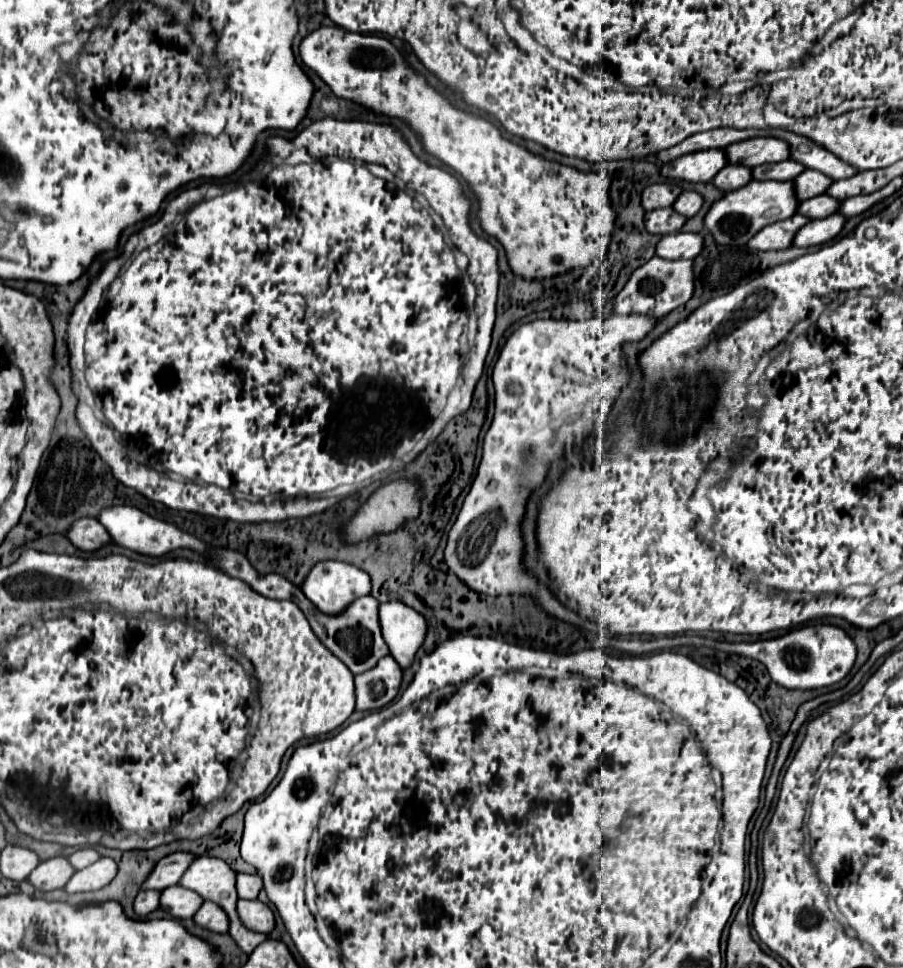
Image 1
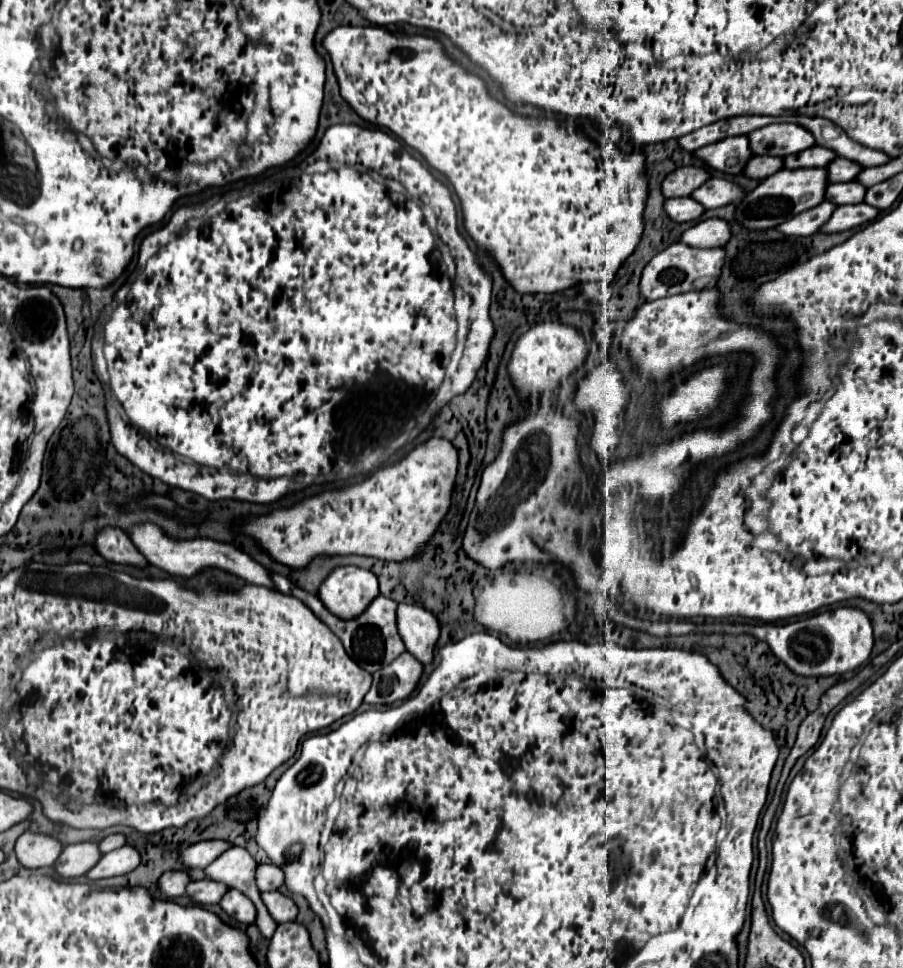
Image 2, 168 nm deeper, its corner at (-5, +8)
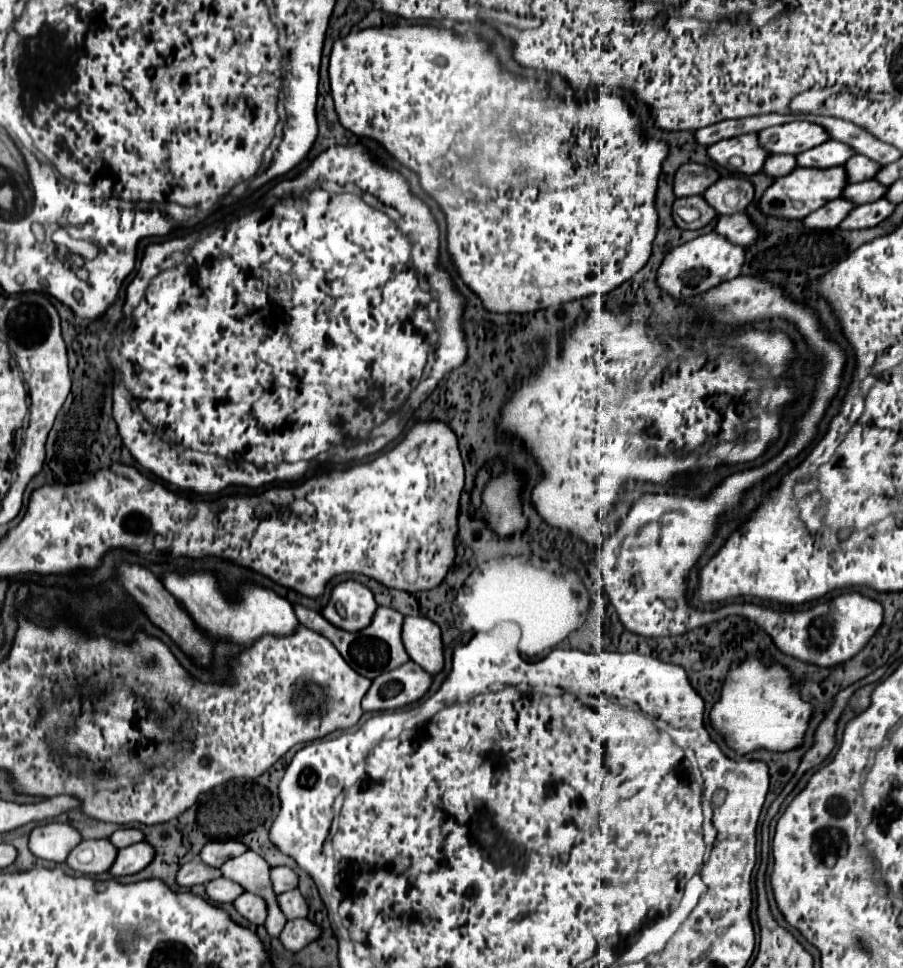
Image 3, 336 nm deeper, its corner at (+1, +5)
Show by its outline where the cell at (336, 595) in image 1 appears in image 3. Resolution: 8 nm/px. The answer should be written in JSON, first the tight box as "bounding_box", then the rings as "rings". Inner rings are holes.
{"bounding_box":[322,580,378,632],"rings":[[[346,580],[334,586],[322,614],[330,624],[354,632],[370,624],[376,606],[378,604],[368,586],[356,580]]]}

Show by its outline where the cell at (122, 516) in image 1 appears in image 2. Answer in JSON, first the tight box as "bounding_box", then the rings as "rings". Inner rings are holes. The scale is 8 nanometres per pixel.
{"bounding_box":[130,523,276,589],"rings":[[[152,523],[132,527],[130,537],[132,537],[132,543],[140,549],[140,553],[148,559],[148,563],[152,563],[154,567],[158,567],[158,569],[170,573],[172,577],[190,579],[190,577],[202,573],[204,569],[220,569],[220,571],[226,571],[226,573],[230,573],[230,575],[236,575],[236,577],[244,579],[246,583],[264,585],[264,587],[276,589],[276,587],[272,587],[272,577],[270,577],[270,573],[268,573],[262,565],[258,565],[254,559],[250,559],[246,553],[242,553],[240,549],[236,549],[234,545],[218,543],[218,541],[212,541],[212,539],[174,541],[174,539],[166,537],[166,535],[160,531],[160,527],[156,527],[156,525],[152,525]]]}

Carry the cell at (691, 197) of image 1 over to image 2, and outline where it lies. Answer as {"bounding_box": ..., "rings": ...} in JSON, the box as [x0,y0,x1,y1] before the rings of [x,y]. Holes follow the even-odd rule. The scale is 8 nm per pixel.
{"bounding_box":[692,177,744,209],"rings":[[[712,177],[704,183],[704,187],[698,187],[692,197],[702,203],[706,209],[718,209],[724,207],[728,203],[736,203],[740,199],[744,199],[744,189],[728,179],[720,179],[720,177]]]}

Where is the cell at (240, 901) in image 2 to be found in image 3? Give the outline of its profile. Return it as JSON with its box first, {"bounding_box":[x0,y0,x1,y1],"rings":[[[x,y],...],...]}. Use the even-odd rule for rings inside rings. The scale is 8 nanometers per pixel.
{"bounding_box":[234,892,266,924],"rings":[[[244,892],[240,894],[236,900],[234,900],[234,908],[236,912],[246,918],[248,922],[252,924],[264,924],[266,920],[266,912],[264,912],[264,902],[262,898],[250,894],[250,892]]]}

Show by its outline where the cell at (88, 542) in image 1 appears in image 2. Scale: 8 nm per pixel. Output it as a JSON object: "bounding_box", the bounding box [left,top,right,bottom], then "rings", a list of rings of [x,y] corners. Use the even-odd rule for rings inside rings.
{"bounding_box":[96,527,148,569],"rings":[[[108,527],[100,531],[96,539],[96,549],[110,563],[132,565],[138,569],[148,567],[148,561],[144,559],[144,555],[136,549],[136,545],[130,541],[130,537],[122,529]]]}

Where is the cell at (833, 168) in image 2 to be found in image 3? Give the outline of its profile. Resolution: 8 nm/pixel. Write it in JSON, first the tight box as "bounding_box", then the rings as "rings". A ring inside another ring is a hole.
{"bounding_box":[846,156,880,182],"rings":[[[852,156],[846,164],[846,178],[848,182],[864,182],[864,180],[870,180],[880,166],[874,166],[874,162],[870,162],[870,158],[862,158],[862,156]]]}

